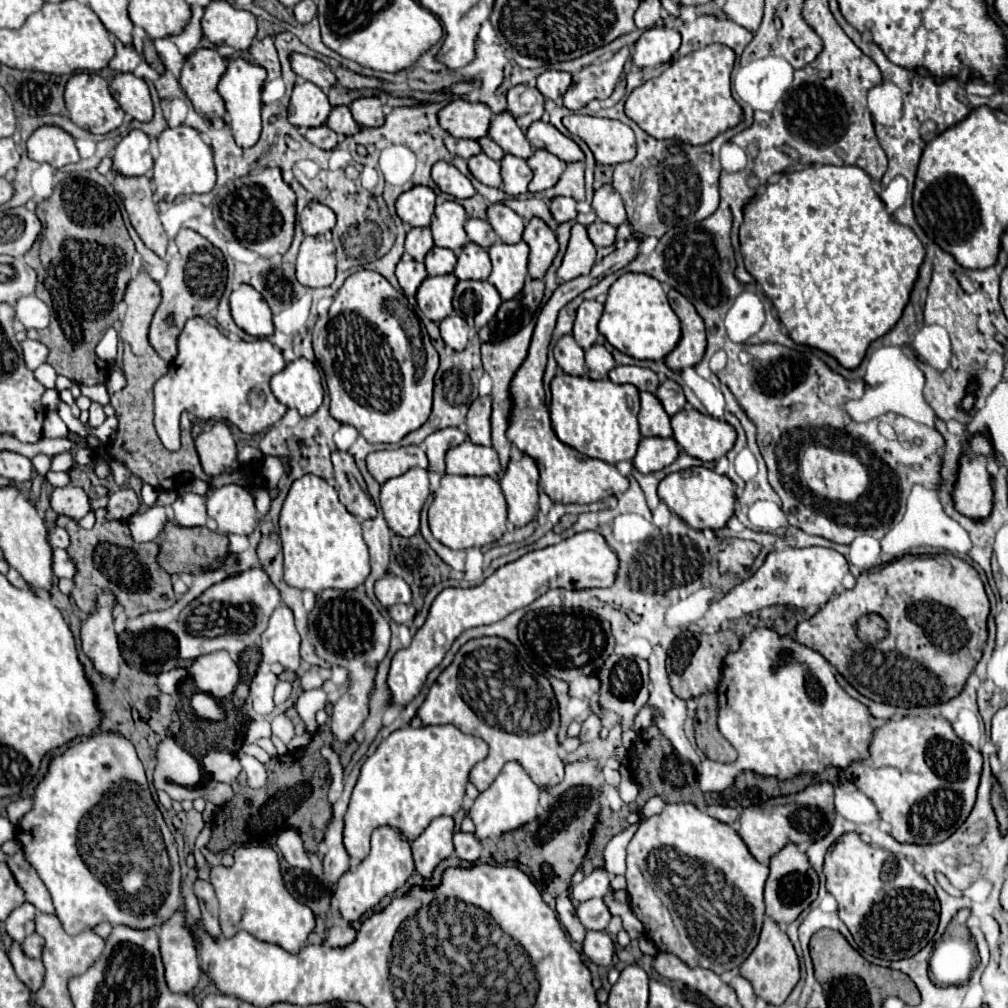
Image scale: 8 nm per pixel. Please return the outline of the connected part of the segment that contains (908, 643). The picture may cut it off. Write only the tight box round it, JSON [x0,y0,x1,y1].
[796,554,990,708]

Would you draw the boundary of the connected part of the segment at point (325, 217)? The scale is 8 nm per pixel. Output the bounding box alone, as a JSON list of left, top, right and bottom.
[300,200,336,236]

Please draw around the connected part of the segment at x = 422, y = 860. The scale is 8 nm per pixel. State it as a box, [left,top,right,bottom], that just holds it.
[412,816,454,878]

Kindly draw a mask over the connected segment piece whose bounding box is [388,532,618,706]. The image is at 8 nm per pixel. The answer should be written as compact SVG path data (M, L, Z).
M578 532L558 544L532 550L514 562L500 566L482 584L472 588L444 588L432 602L426 622L418 628L408 648L402 648L392 658L388 686L394 704L404 706L410 702L426 682L426 676L436 668L452 642L468 628L498 622L510 612L528 606L548 588L594 588L610 586L618 570L618 558L598 532Z

